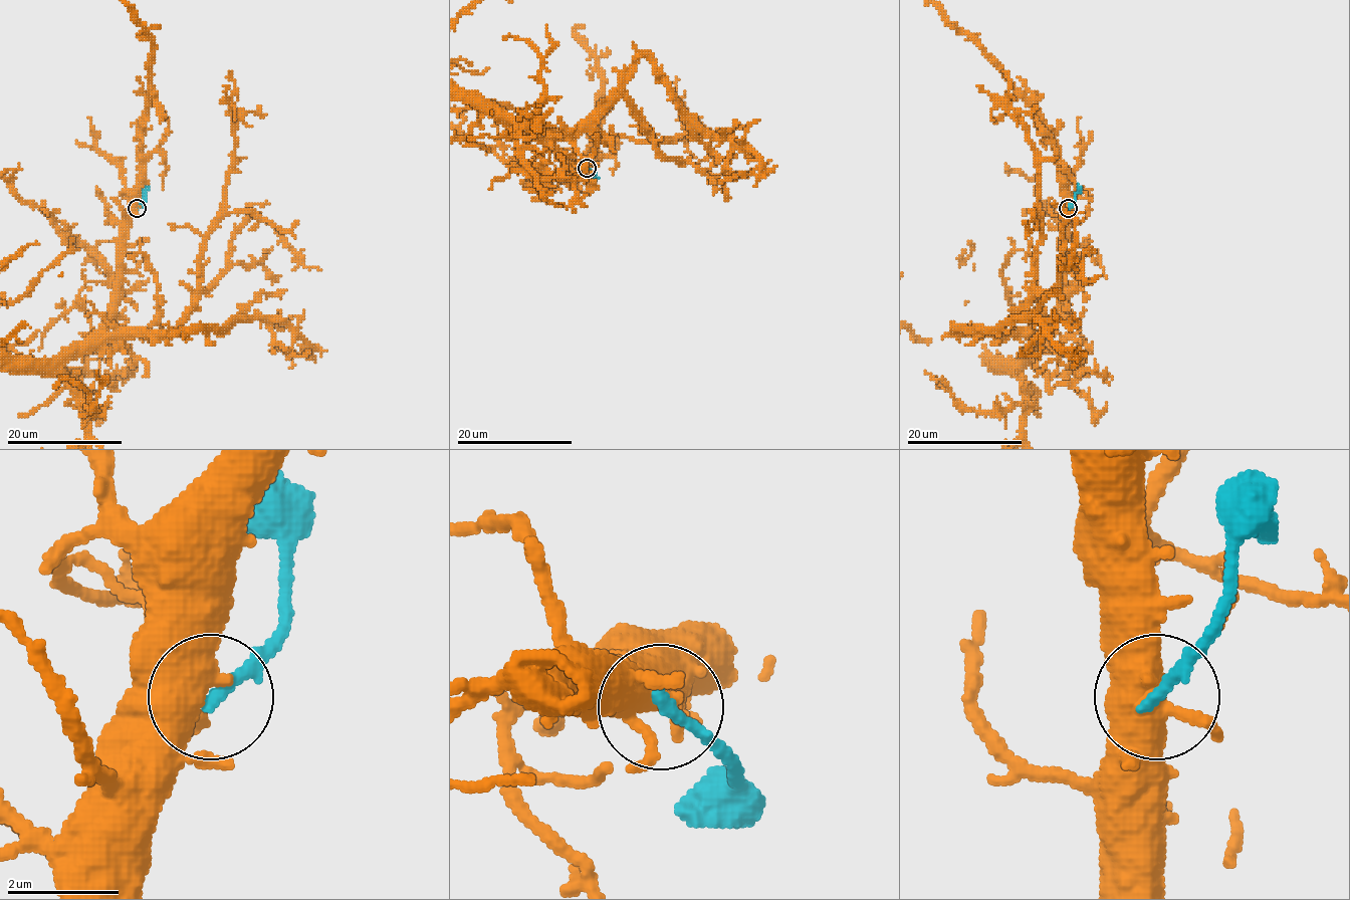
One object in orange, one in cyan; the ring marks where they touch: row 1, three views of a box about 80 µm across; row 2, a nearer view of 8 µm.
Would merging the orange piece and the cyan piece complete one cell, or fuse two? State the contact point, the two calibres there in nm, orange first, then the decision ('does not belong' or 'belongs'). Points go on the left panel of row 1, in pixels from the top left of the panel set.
at (137, 208); 550 nm thick on the orange side, 240 nm on the other; does not belong

